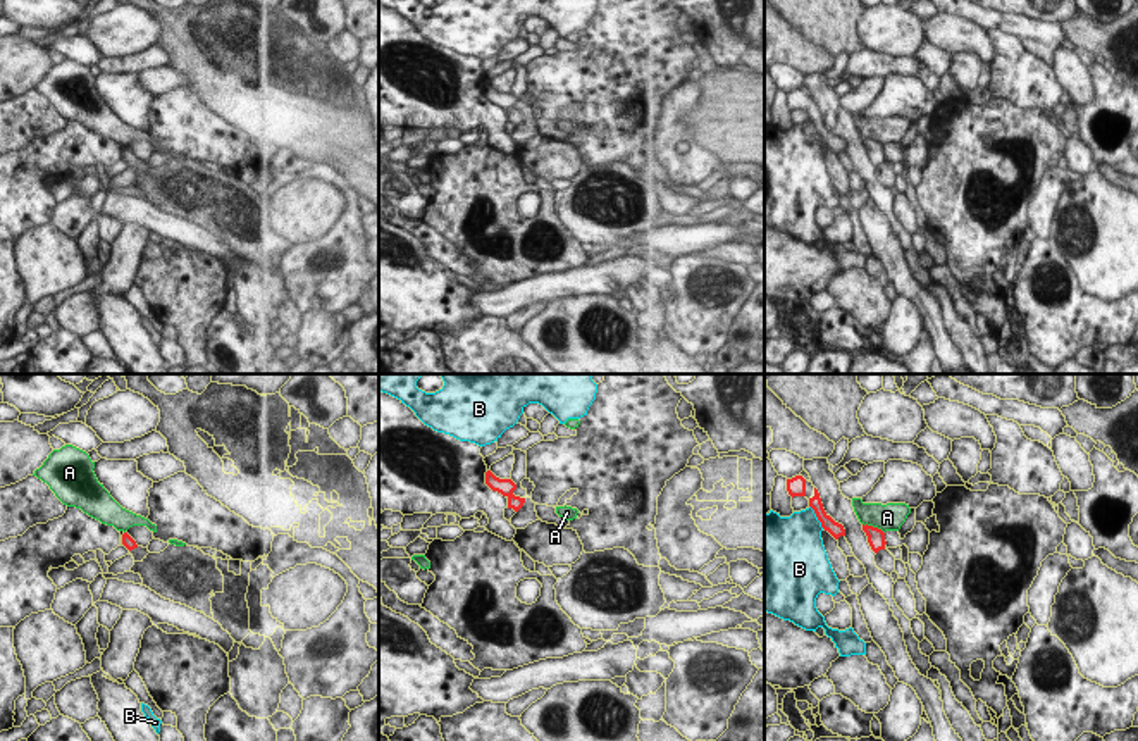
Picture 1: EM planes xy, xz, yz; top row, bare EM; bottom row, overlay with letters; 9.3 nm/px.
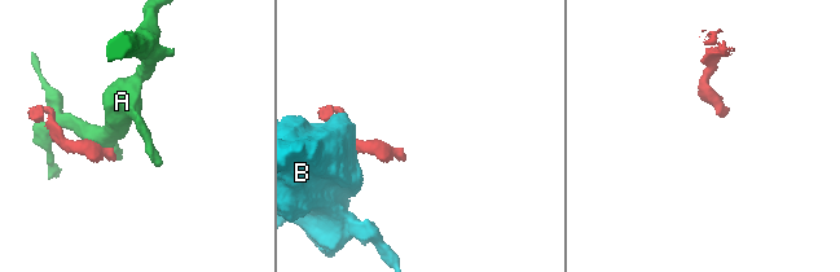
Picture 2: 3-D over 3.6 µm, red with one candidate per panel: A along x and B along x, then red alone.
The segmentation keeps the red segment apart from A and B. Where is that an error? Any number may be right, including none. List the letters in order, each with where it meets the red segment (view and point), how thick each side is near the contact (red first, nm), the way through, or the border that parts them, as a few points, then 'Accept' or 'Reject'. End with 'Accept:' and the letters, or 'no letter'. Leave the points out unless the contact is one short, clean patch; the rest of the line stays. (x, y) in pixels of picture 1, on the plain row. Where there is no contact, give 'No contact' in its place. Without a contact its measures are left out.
A: Touches red at yz (873, 142). Thickness 160 nm (red) against 260 nm. Reject
B: Touches red at yz (816, 130). Thickness 140 nm (red) against 420 nm. Reject
Accept: no letter.

